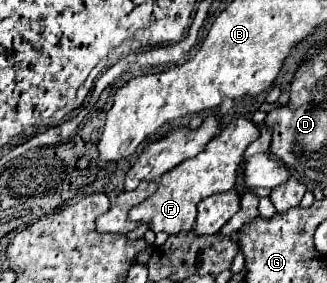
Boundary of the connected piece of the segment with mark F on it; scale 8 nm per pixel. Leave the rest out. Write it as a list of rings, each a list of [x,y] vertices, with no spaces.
[[[245,118],[233,120],[231,124],[223,128],[219,136],[215,136],[205,146],[203,152],[199,152],[195,158],[189,158],[181,162],[179,166],[175,166],[173,170],[169,170],[167,174],[163,174],[157,192],[149,196],[143,204],[131,208],[129,218],[133,222],[147,224],[155,234],[165,232],[169,236],[171,234],[175,236],[179,232],[193,230],[195,216],[197,216],[197,204],[215,192],[227,192],[235,188],[237,170],[239,170],[243,152],[257,138],[259,138],[259,128],[251,120],[245,120]]]

